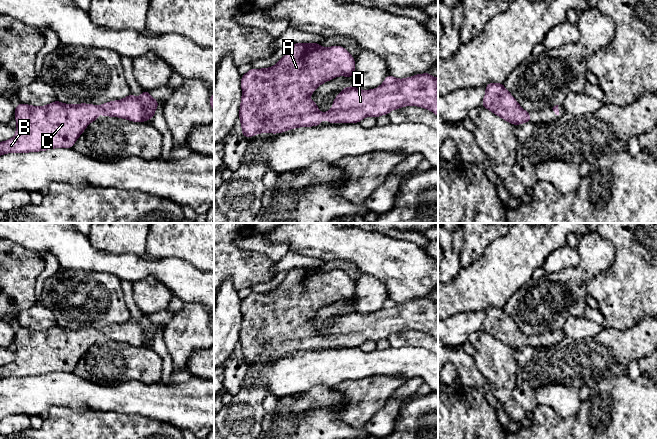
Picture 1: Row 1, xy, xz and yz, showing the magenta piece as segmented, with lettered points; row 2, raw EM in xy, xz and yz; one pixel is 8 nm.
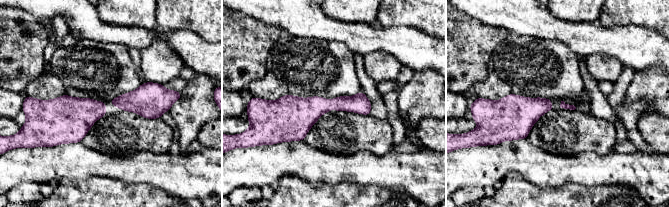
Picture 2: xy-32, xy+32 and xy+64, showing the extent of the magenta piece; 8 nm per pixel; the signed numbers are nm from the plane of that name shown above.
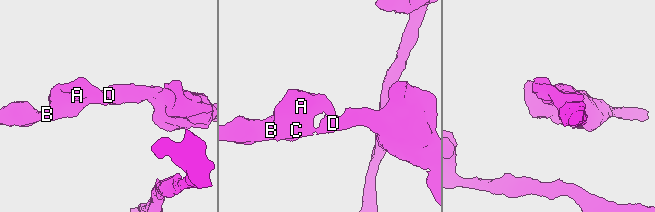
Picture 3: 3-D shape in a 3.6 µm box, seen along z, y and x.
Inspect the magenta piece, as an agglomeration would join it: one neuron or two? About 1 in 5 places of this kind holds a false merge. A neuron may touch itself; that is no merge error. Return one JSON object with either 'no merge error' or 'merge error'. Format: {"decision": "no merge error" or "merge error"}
{"decision": "no merge error"}

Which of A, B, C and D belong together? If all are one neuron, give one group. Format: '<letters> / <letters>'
A B C D

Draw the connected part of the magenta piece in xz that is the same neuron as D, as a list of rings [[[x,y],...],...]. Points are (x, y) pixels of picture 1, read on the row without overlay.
[[[296,267],[288,270],[282,283],[270,292],[251,292],[241,301],[241,328],[239,342],[241,358],[246,362],[259,357],[283,357],[299,352],[320,350],[320,345],[333,347],[359,347],[372,340],[388,339],[390,335],[405,330],[418,330],[432,335],[438,341],[438,302],[427,297],[398,303],[386,300],[376,313],[360,314],[345,311],[332,327],[332,333],[321,337],[309,320],[323,307],[338,300],[350,302],[355,297],[355,284],[342,270],[323,272],[319,267]]]

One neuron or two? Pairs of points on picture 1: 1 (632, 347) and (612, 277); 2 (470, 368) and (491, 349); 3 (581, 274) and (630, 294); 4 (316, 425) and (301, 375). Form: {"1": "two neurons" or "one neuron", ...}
{"1": "two neurons", "2": "two neurons", "3": "two neurons", "4": "two neurons"}

